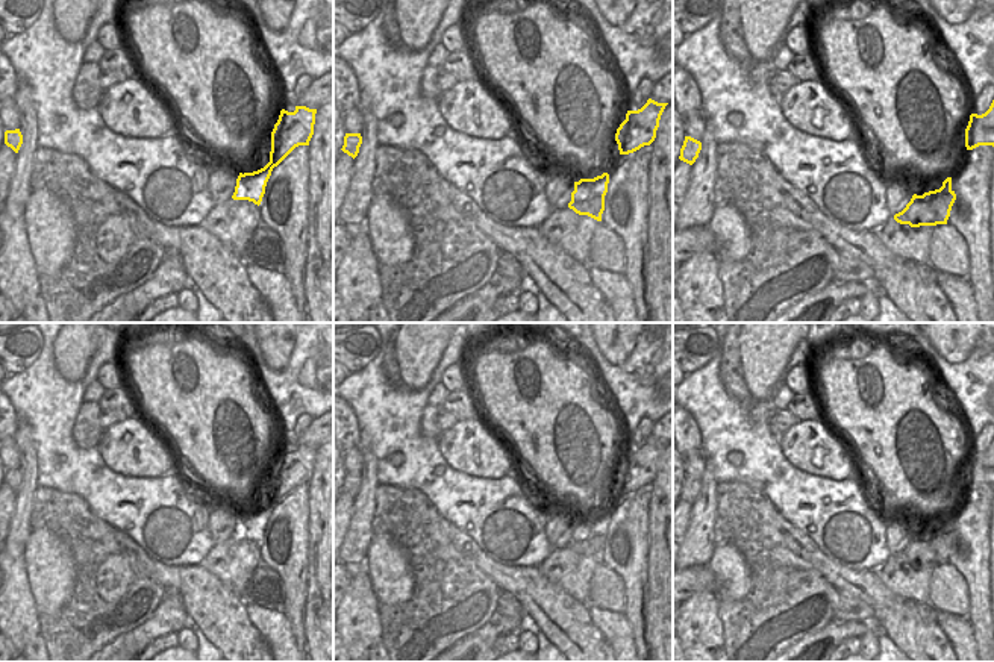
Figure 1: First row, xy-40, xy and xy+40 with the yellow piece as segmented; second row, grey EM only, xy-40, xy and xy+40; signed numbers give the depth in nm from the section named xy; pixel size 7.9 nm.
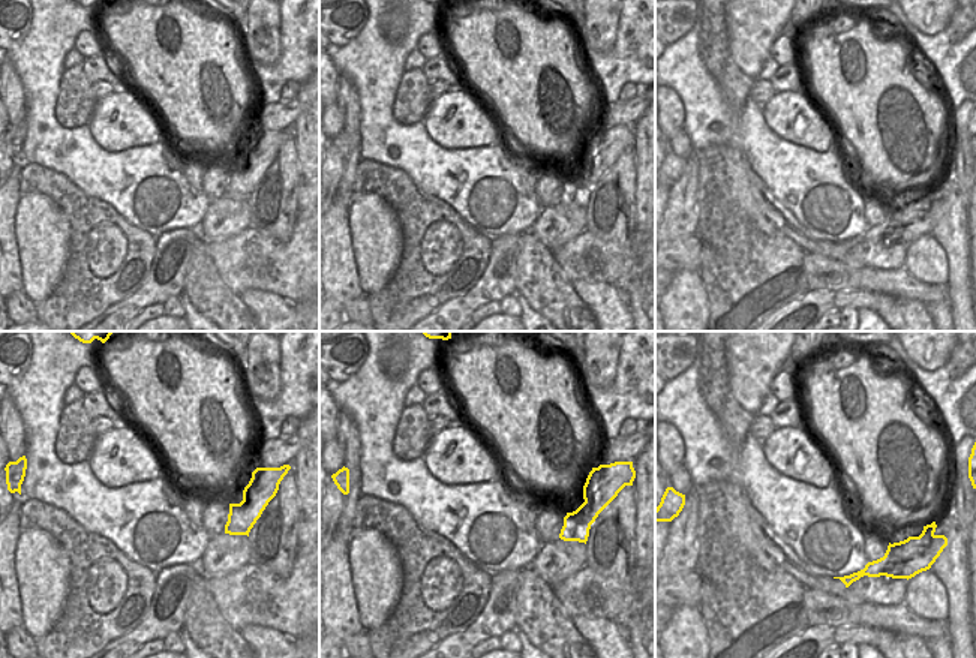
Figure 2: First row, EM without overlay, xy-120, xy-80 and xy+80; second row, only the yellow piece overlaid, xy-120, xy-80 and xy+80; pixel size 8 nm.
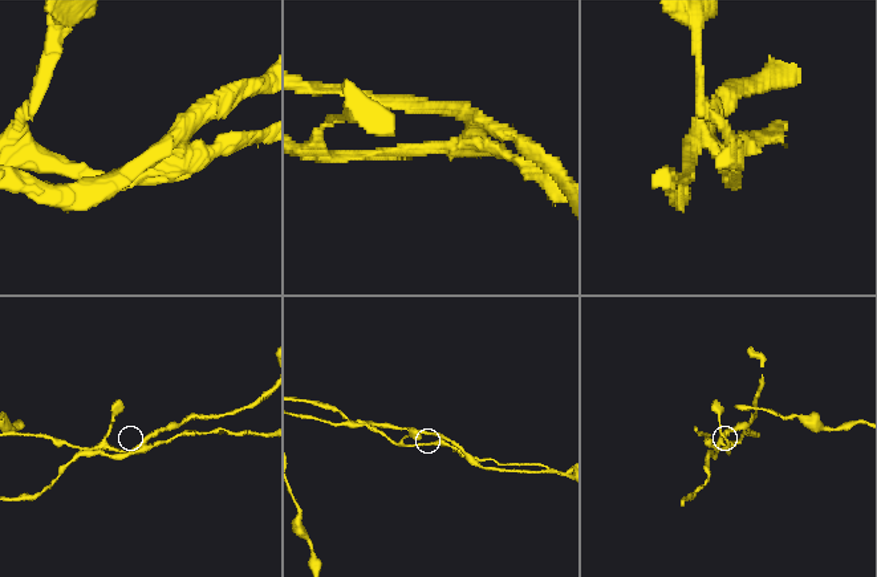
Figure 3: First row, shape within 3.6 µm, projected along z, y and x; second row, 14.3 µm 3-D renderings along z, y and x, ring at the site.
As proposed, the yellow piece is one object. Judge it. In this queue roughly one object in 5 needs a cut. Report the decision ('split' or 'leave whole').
split

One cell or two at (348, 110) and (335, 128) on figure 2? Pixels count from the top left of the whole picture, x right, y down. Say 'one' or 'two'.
two

